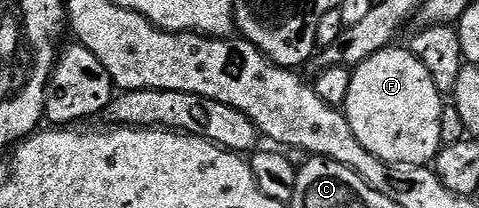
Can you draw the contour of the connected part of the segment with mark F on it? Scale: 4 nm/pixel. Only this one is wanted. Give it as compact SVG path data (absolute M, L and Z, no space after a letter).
M406 47L383 48L351 73L345 115L357 142L388 166L430 165L443 147L441 110L444 97L433 86L429 70Z

